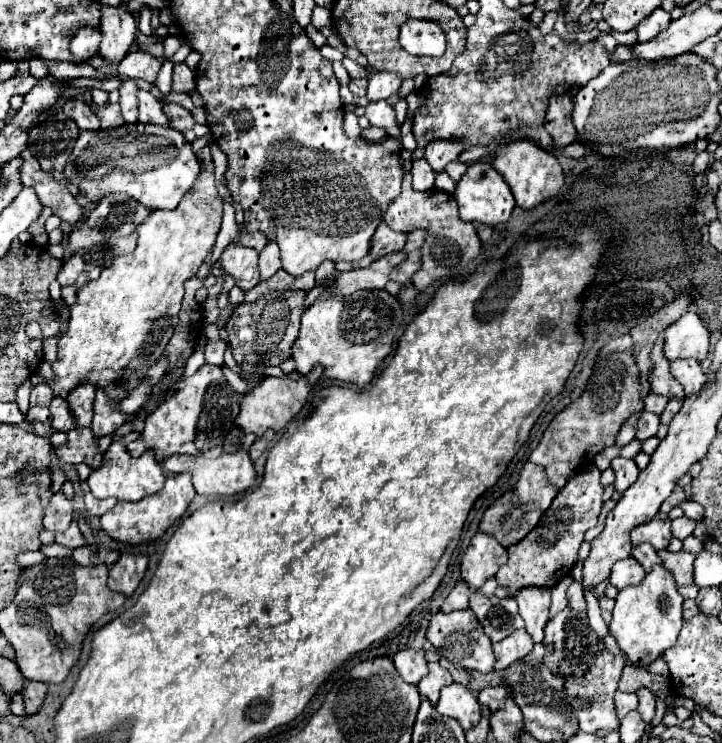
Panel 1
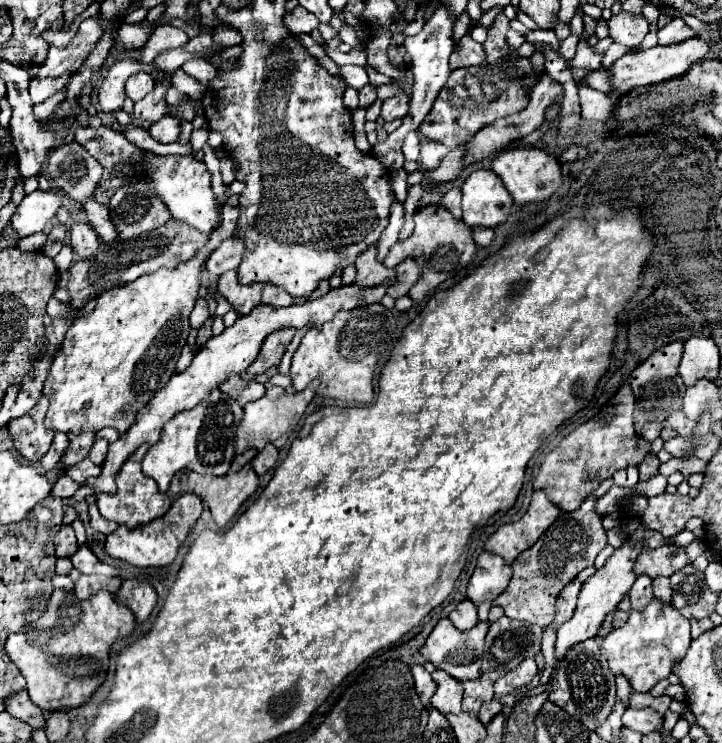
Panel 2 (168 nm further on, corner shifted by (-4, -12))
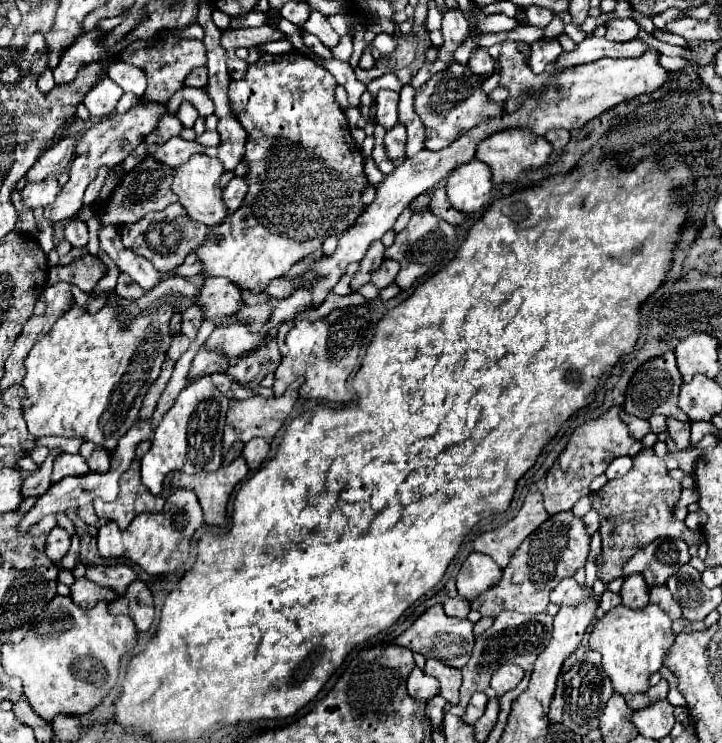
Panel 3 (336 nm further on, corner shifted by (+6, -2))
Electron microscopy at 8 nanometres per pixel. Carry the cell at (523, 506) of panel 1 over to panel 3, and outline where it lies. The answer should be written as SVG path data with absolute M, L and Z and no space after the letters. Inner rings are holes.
M530 492L524 498L520 512L508 520L506 524L480 534L474 540L474 550L488 554L500 568L504 568L512 556L512 552L522 544L522 540L532 534L544 520L548 512L542 506L542 494Z

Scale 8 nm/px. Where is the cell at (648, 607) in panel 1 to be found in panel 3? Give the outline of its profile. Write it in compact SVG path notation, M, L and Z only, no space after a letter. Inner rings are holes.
M650 602L642 610L632 610L620 604L594 624L588 646L602 654L602 666L612 680L614 692L628 694L650 688L648 678L660 670L668 648L674 644L674 638L676 634L672 630L672 618L660 606Z

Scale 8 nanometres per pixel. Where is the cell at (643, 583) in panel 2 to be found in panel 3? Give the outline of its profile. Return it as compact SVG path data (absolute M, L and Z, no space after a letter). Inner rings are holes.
M642 574L626 576L620 596L622 596L622 602L630 608L644 608L648 604L648 584L642 578Z

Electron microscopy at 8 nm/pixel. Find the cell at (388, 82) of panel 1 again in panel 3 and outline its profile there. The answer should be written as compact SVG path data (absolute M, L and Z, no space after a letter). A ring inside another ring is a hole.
M380 90L376 96L376 120L386 130L398 122L398 92Z

